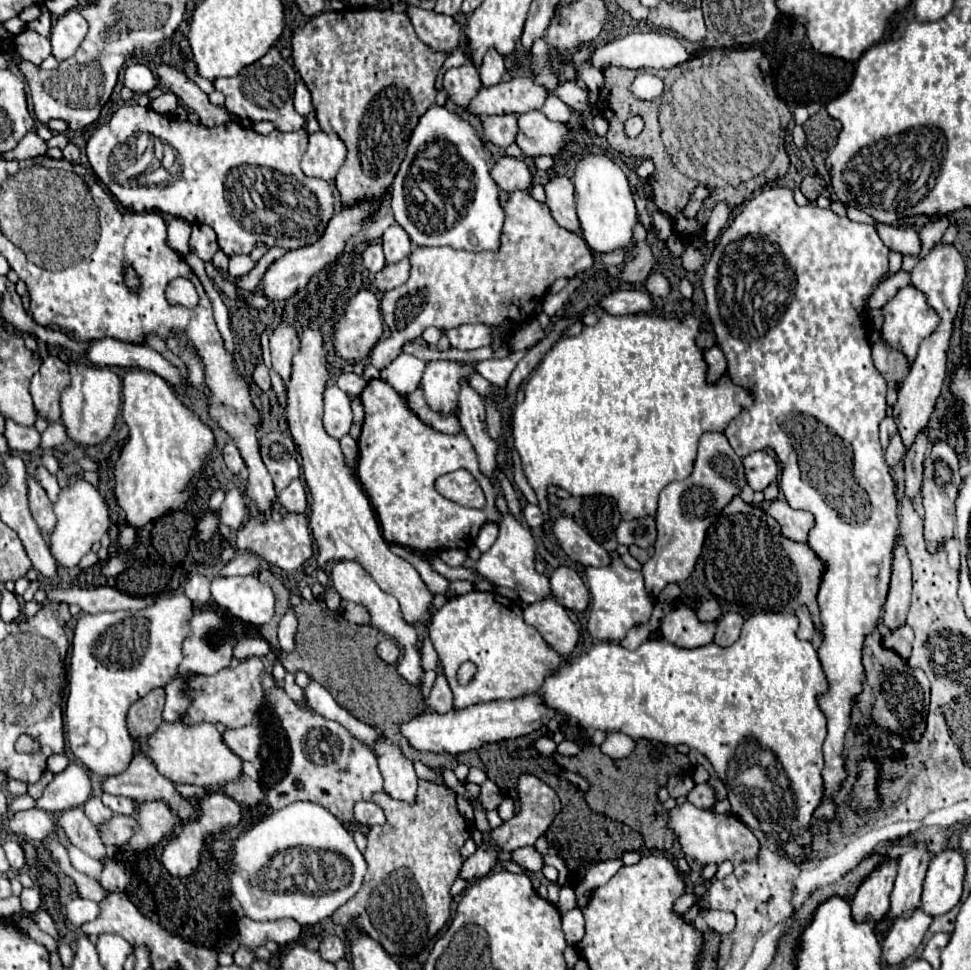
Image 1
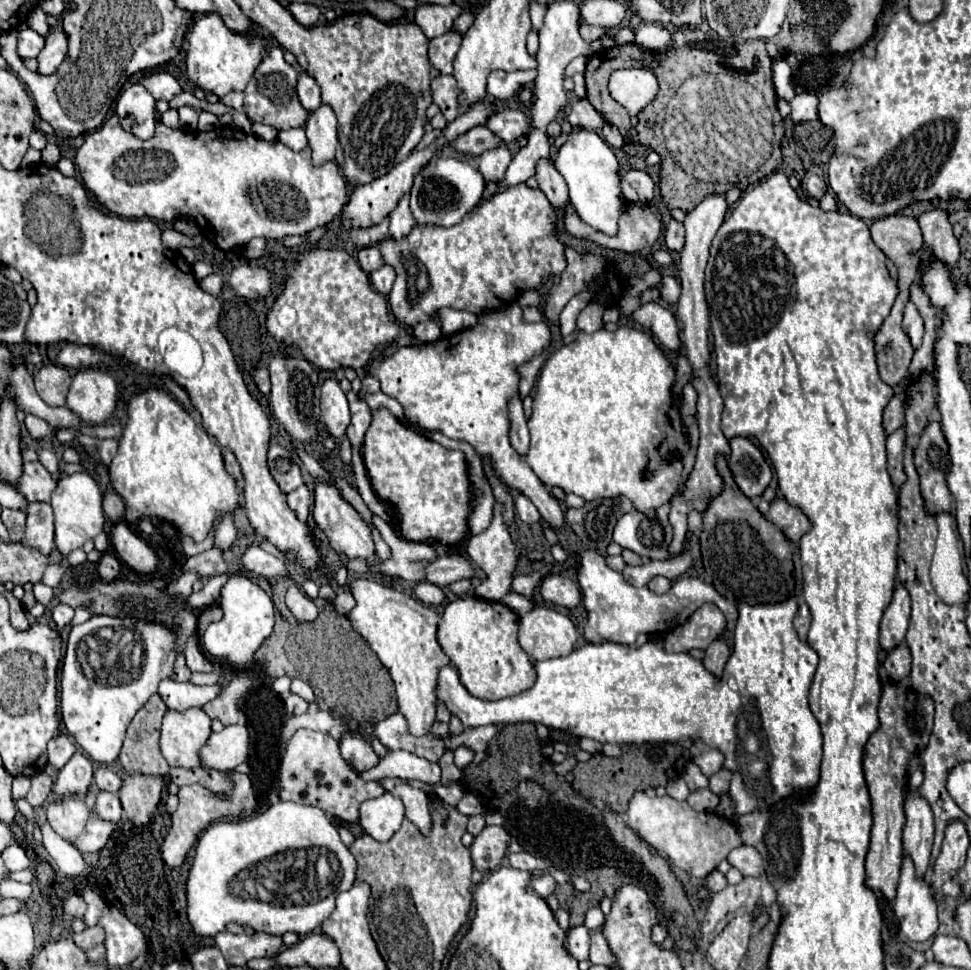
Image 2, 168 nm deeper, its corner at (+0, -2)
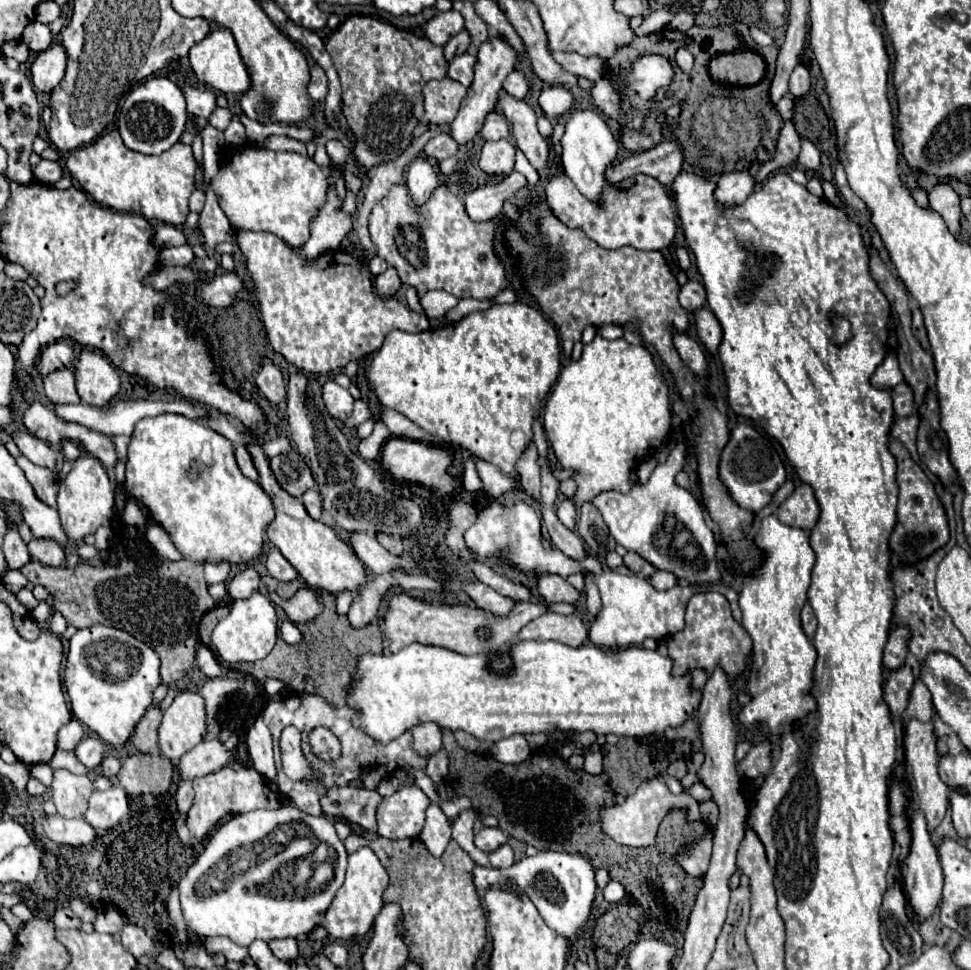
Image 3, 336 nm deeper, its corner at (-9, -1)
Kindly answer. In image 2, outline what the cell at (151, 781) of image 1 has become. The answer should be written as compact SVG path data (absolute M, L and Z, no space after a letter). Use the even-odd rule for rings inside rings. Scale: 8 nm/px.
M101 766L95 772L95 784L107 792L119 792L119 788L123 786L123 780L113 770L109 770L107 766Z

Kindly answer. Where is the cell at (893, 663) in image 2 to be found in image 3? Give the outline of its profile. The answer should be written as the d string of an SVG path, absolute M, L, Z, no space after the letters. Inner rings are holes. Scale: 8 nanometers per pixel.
M908 665L892 671L888 675L888 681L884 685L884 703L890 709L892 719L900 719L906 705L908 705L908 697L910 697L910 689L914 685L914 673Z

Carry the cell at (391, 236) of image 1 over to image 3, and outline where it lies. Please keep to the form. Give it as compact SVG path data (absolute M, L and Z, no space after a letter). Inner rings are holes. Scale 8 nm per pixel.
M420 155L410 161L406 169L406 185L416 205L422 205L424 201L428 201L432 191L438 187L438 173L434 165L428 161L428 157Z

